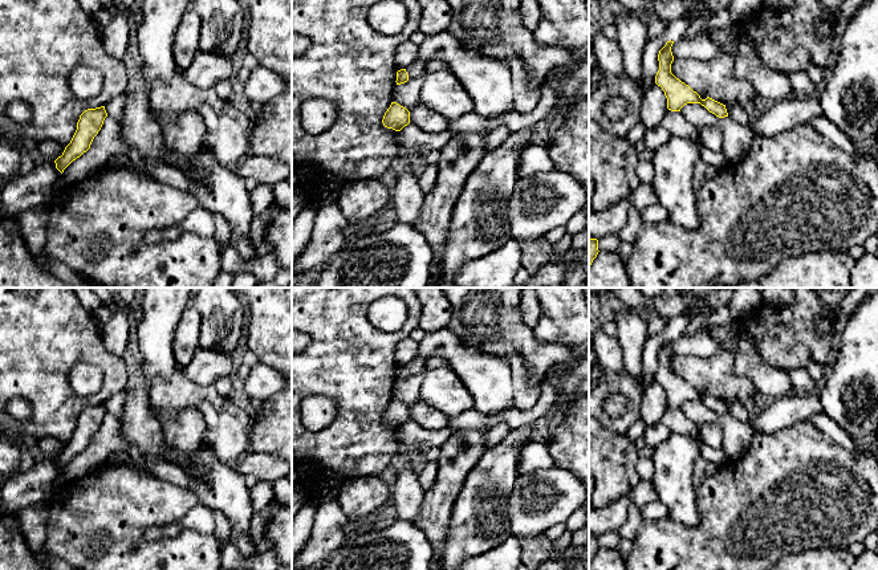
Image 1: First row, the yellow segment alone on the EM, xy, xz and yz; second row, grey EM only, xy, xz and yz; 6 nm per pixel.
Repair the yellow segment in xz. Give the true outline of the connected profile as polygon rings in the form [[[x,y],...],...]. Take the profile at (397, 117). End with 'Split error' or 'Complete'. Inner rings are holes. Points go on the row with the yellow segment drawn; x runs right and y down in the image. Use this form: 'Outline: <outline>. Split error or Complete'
Outline: [[[391,102],[390,107],[383,115],[382,123],[387,129],[401,131],[410,123],[410,111],[397,102]]]. Complete

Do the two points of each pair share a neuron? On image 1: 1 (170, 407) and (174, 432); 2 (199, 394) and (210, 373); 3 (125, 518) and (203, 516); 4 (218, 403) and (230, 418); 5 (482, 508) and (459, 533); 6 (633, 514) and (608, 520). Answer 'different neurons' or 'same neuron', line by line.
1: different neurons
2: different neurons
3: different neurons
4: different neurons
5: same neuron
6: different neurons

